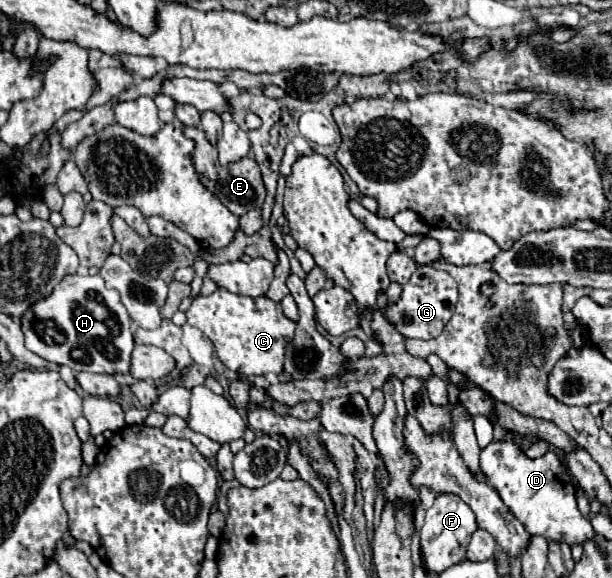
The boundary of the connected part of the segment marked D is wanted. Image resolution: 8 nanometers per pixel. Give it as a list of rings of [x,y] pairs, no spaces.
[[[494,439],[480,449],[480,473],[486,475],[506,509],[532,535],[542,535],[548,541],[566,541],[570,547],[596,541],[590,519],[584,517],[576,505],[576,483],[564,461],[554,451],[546,451],[542,457],[530,459],[522,451],[520,441]]]

